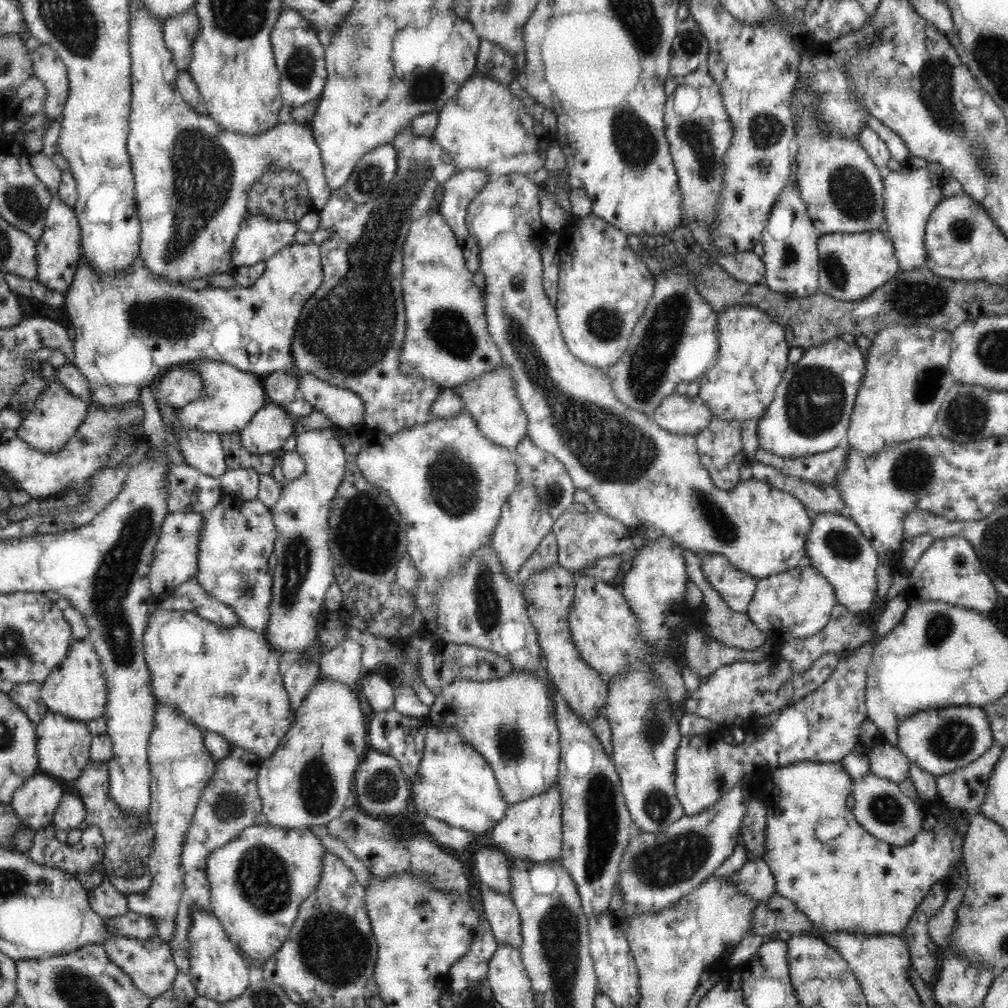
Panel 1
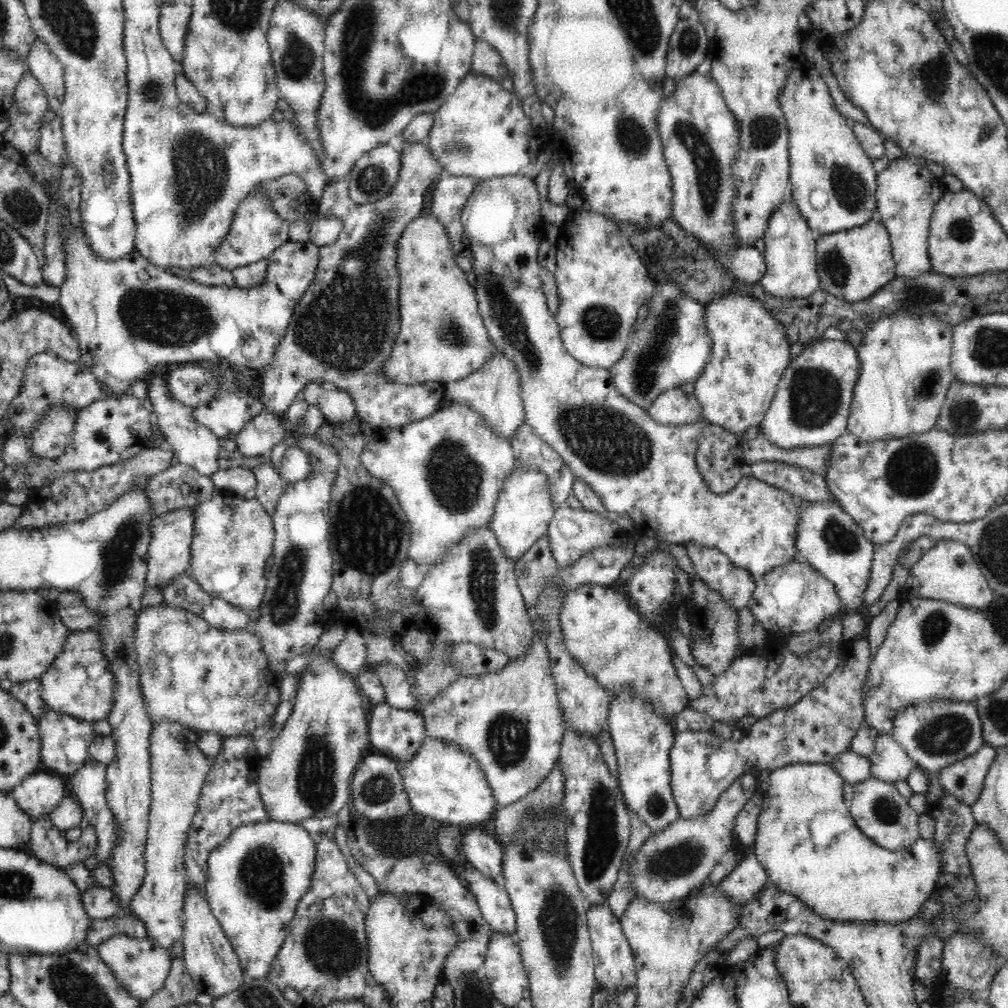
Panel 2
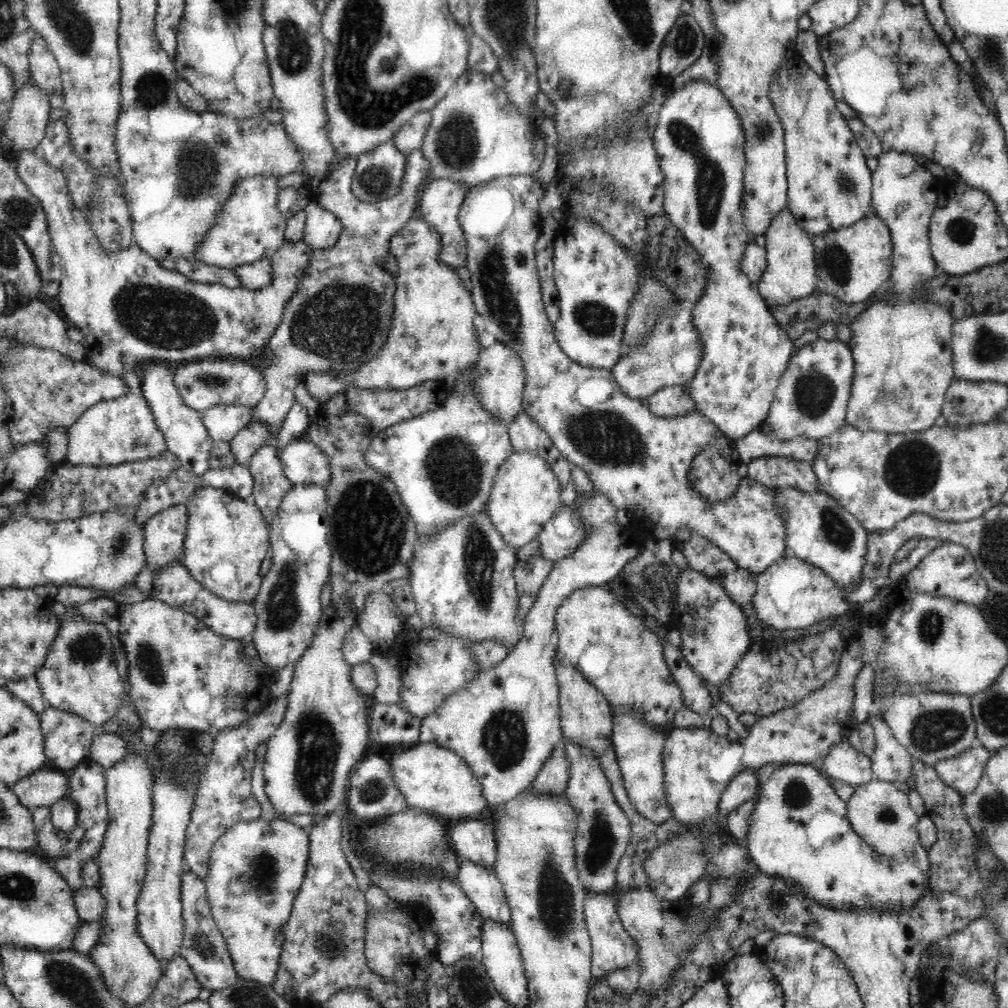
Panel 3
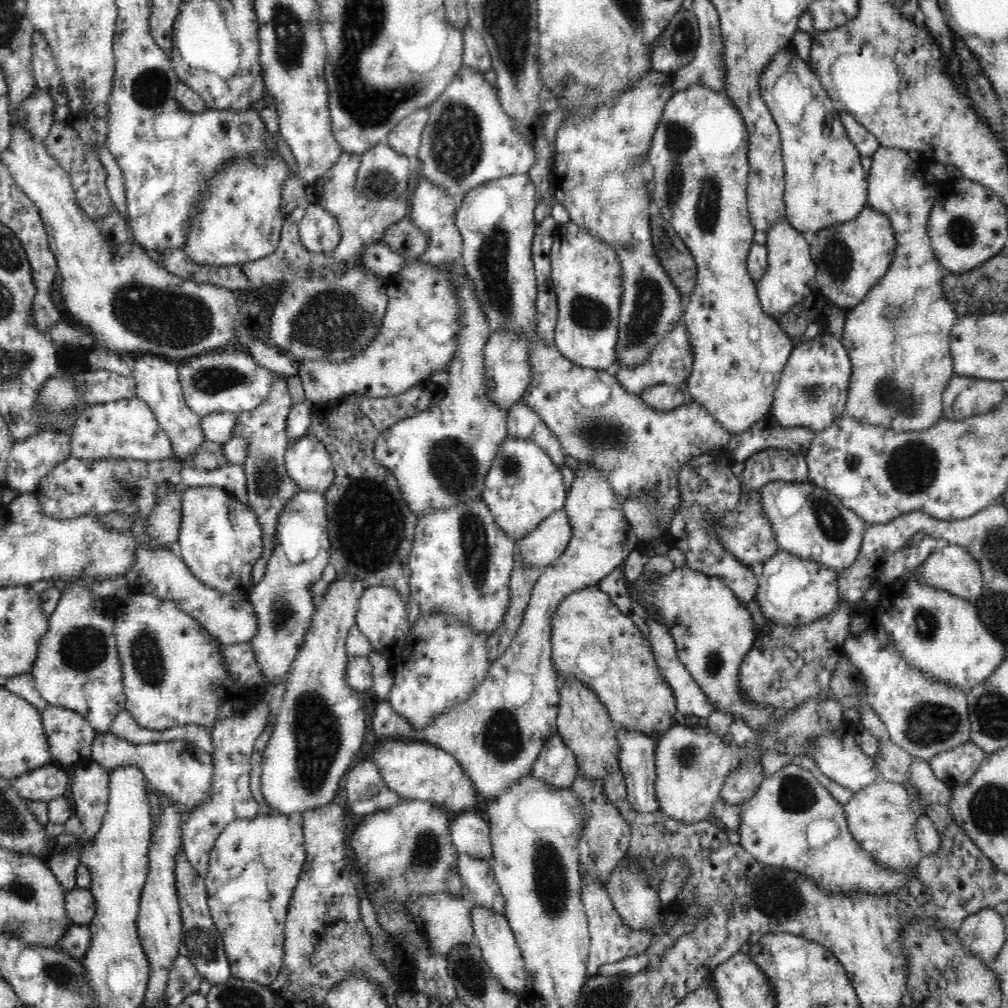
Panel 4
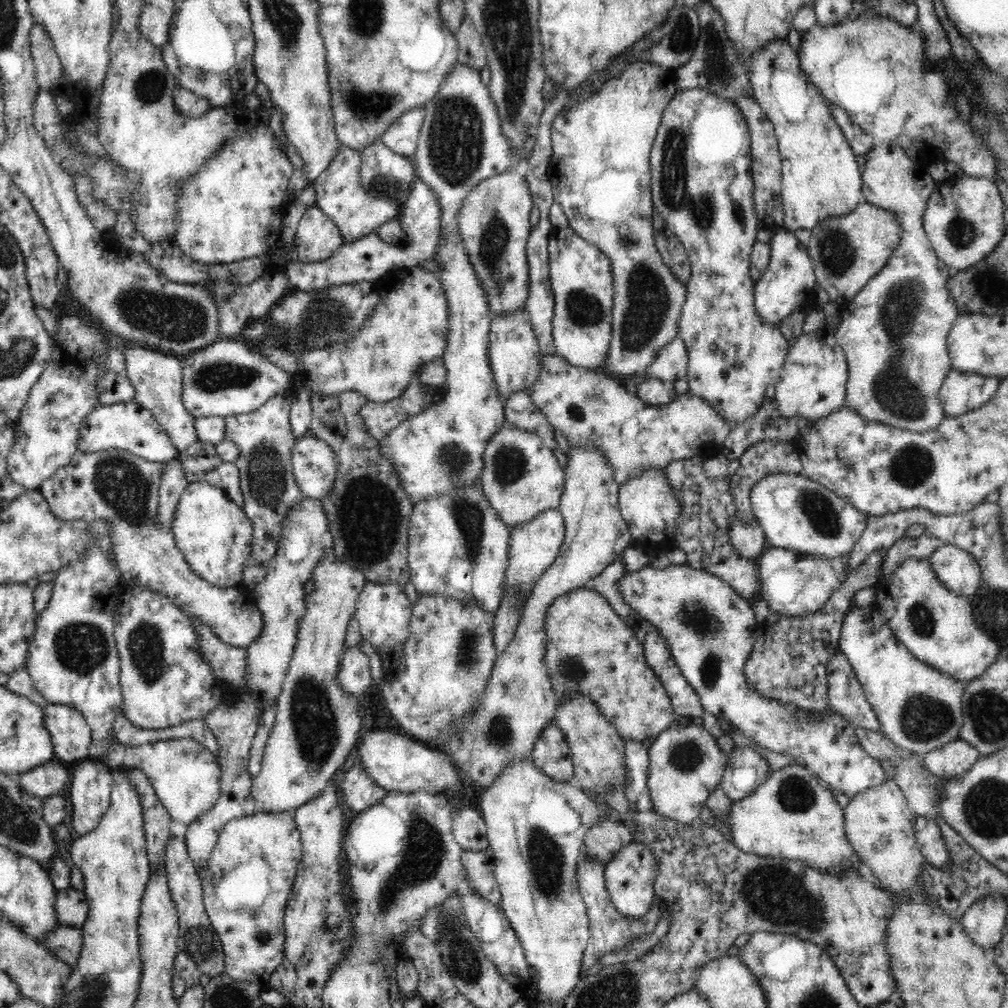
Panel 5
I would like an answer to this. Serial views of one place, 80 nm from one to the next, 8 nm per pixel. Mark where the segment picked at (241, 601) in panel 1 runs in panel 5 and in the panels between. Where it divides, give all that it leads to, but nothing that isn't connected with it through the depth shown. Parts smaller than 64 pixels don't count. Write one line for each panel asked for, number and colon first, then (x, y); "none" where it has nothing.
2: (233, 538)
3: (226, 540)
4: (220, 538)
5: (213, 533)

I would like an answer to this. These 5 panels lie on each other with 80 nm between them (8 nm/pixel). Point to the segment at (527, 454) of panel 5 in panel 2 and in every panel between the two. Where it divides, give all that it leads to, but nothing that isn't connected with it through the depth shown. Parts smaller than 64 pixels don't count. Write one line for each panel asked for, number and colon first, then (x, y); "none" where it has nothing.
2: (523, 511)
3: (525, 494)
4: (523, 487)

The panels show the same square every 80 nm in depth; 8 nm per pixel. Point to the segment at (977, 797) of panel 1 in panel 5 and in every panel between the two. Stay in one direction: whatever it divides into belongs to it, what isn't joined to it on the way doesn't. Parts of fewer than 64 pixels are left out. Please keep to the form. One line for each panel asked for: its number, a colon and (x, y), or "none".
2: (964, 780)
3: (963, 772)
4: (956, 766)
5: (956, 757)

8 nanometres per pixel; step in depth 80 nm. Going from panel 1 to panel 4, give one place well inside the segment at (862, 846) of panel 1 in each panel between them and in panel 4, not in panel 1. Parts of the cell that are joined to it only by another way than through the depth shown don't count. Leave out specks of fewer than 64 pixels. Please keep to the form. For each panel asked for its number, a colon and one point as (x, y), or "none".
2: (852, 879)
3: (844, 872)
4: (773, 826)

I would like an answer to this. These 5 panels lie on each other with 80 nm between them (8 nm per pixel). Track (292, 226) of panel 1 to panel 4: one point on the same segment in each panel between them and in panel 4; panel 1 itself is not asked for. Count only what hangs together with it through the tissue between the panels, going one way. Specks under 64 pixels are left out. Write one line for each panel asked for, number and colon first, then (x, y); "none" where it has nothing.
2: (256, 232)
3: (249, 227)
4: (240, 218)

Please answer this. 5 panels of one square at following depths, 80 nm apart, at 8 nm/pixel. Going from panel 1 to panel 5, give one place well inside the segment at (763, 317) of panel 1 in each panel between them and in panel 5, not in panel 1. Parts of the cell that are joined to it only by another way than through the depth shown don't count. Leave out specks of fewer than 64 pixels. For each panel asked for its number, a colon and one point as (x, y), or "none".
2: (751, 350)
3: (698, 137)
4: (699, 152)
5: (702, 185)

